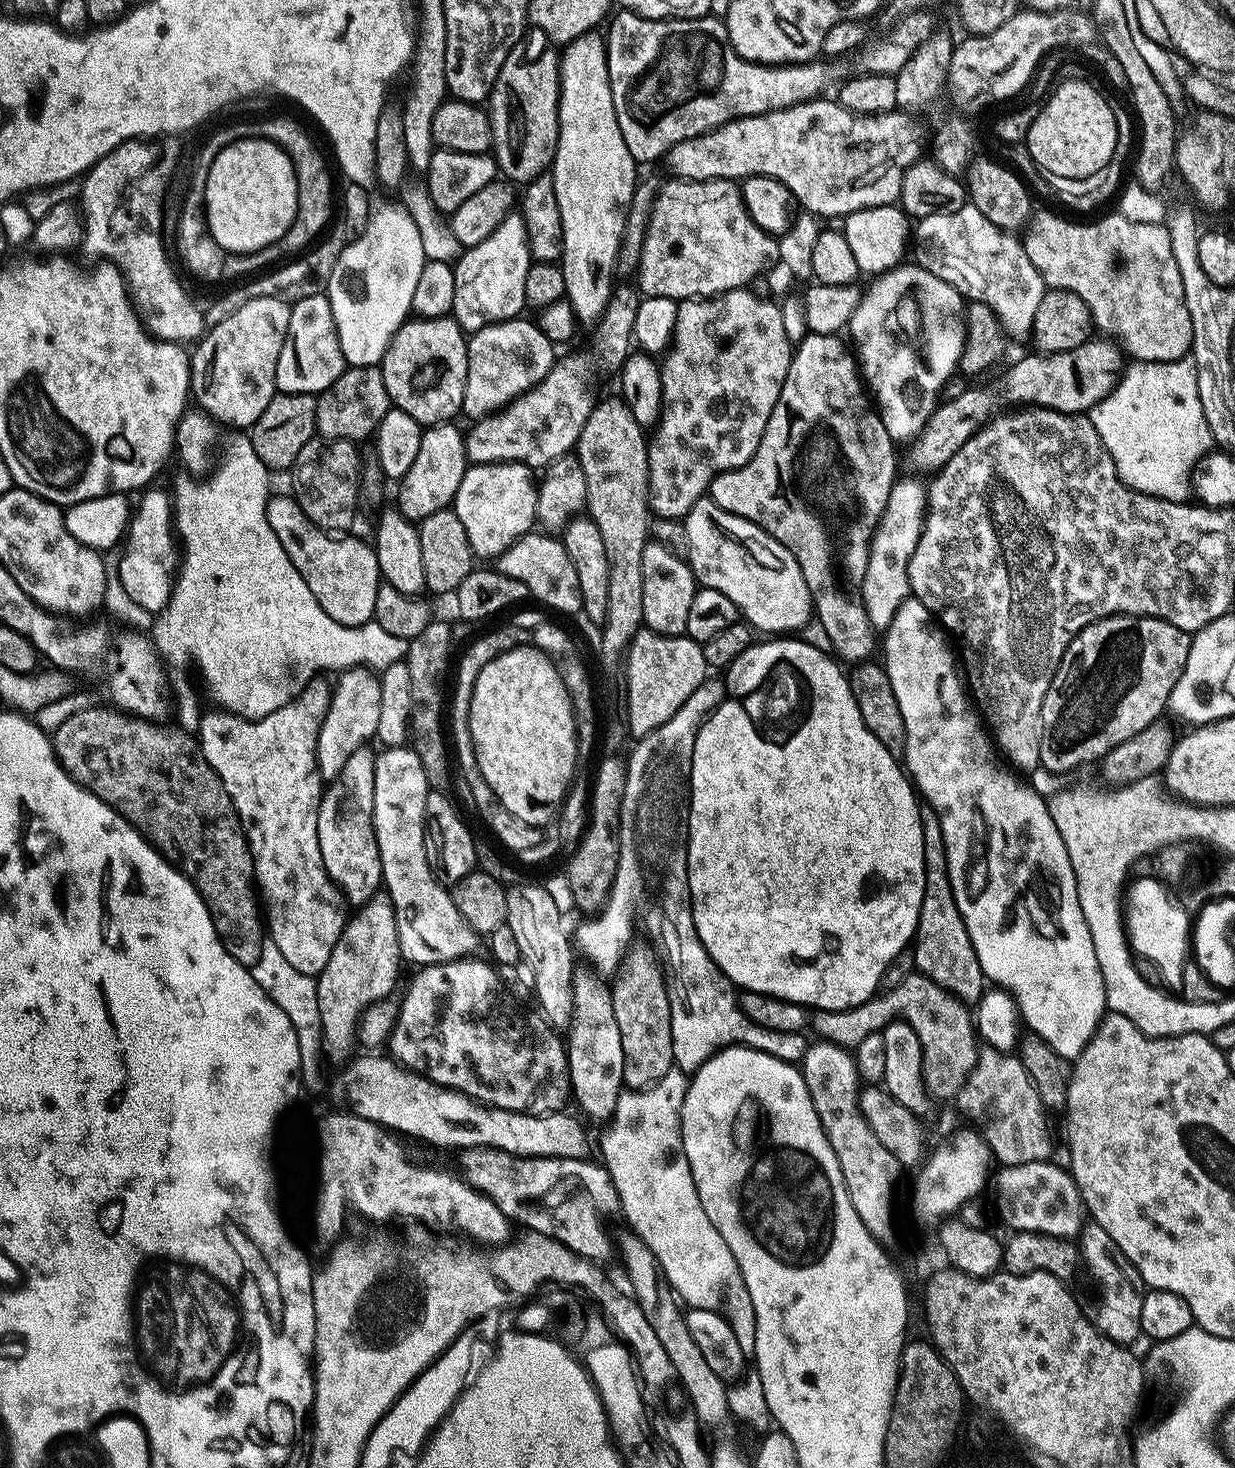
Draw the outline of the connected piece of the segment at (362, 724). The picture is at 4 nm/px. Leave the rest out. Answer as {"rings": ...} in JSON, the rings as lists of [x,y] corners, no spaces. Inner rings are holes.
{"rings":[[[345,668],[339,673],[340,681],[332,688],[332,701],[326,718],[318,734],[316,747],[316,770],[321,781],[332,782],[339,777],[346,766],[347,759],[355,752],[361,751],[369,739],[375,737],[378,730],[378,717],[382,706],[380,677],[370,668]]]}

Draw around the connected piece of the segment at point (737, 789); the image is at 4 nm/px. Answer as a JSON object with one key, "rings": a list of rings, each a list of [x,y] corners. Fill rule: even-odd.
{"rings":[[[768,638],[765,640],[768,640],[765,644],[753,642],[745,652],[738,654],[738,658],[734,658],[732,664],[728,665],[726,675],[723,677],[726,695],[708,713],[704,725],[698,730],[698,738],[694,742],[692,797],[688,799],[688,885],[690,886],[694,926],[698,930],[698,938],[702,942],[702,946],[706,946],[710,958],[714,958],[714,962],[731,978],[737,989],[746,992],[761,992],[767,996],[777,996],[795,1004],[802,1004],[809,1010],[822,1012],[846,1010],[877,995],[882,974],[886,974],[886,966],[890,966],[890,962],[894,962],[896,955],[905,951],[913,943],[916,935],[918,914],[922,910],[922,894],[926,890],[926,866],[924,865],[924,847],[922,846],[922,818],[920,817],[922,804],[907,771],[902,767],[901,761],[892,757],[890,752],[886,750],[886,746],[866,728],[854,694],[851,692],[851,682],[846,672],[839,668],[841,665],[829,653],[816,649],[803,638]]]}

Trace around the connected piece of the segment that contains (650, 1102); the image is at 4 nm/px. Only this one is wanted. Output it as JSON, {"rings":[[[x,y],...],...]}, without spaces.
{"rings":[[[673,1066],[668,1073],[652,1088],[644,1091],[621,1091],[616,1112],[611,1118],[610,1126],[600,1140],[600,1152],[604,1155],[602,1167],[614,1182],[620,1199],[620,1212],[628,1219],[631,1231],[649,1248],[656,1259],[667,1287],[677,1292],[688,1308],[701,1308],[711,1312],[719,1311],[719,1304],[726,1296],[727,1304],[736,1311],[736,1320],[731,1321],[746,1358],[755,1357],[754,1338],[756,1337],[756,1319],[752,1313],[750,1294],[744,1285],[738,1262],[730,1254],[730,1246],[718,1234],[718,1230],[706,1218],[698,1190],[694,1186],[694,1174],[690,1174],[690,1162],[686,1158],[686,1146],[682,1146],[682,1102],[686,1098],[689,1077],[681,1068]]]}

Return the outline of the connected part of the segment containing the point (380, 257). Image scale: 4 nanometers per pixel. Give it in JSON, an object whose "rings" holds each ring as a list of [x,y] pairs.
{"rings":[[[388,200],[375,201],[366,230],[362,230],[358,239],[348,240],[339,258],[330,264],[332,273],[328,276],[326,295],[334,314],[334,326],[338,330],[338,342],[342,346],[345,365],[354,368],[370,367],[383,361],[386,350],[392,345],[394,334],[409,319],[414,290],[425,263],[418,228],[403,205],[399,202],[391,204]]]}

